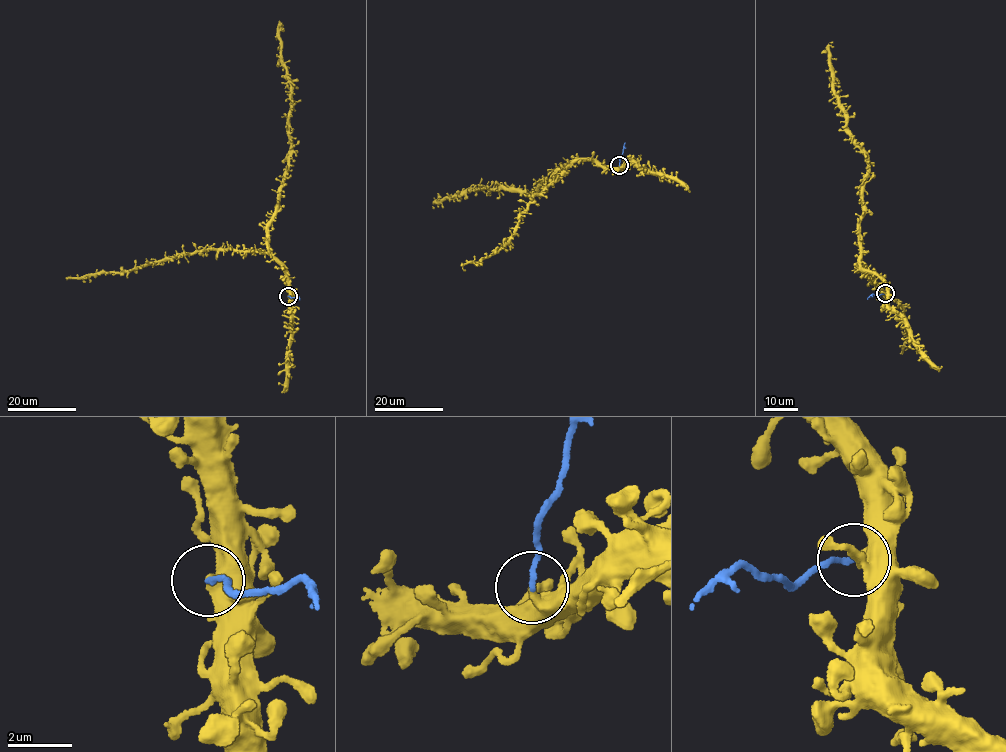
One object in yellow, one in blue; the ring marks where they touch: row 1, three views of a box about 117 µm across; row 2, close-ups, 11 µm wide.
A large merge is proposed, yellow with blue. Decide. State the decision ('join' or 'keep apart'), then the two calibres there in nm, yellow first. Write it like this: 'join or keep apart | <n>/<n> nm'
keep apart | 360/150 nm

